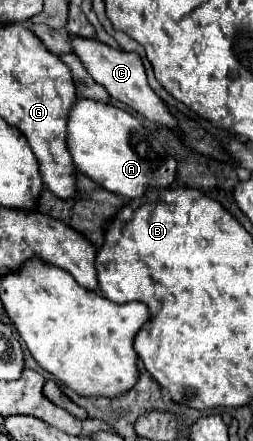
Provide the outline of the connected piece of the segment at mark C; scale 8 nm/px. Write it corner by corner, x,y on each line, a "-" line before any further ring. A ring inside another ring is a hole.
69,35
71,37
71,45
73,45
73,53
81,59
81,63
85,65
85,69
89,71
89,75
99,83
103,85
109,95
117,101
123,101
125,105
129,105
131,109
135,109
137,113
145,115
149,121
155,121
155,123
161,123
169,129
175,129
177,123
175,119
171,117
169,109
165,107
165,103
155,95
155,91
149,87
147,83
147,75
145,75
145,69
143,69
143,63
141,63
141,57
137,53
129,53
129,51
121,51
121,49
113,49
109,47
107,43
101,43
97,39
83,39
83,37
75,37
75,35

